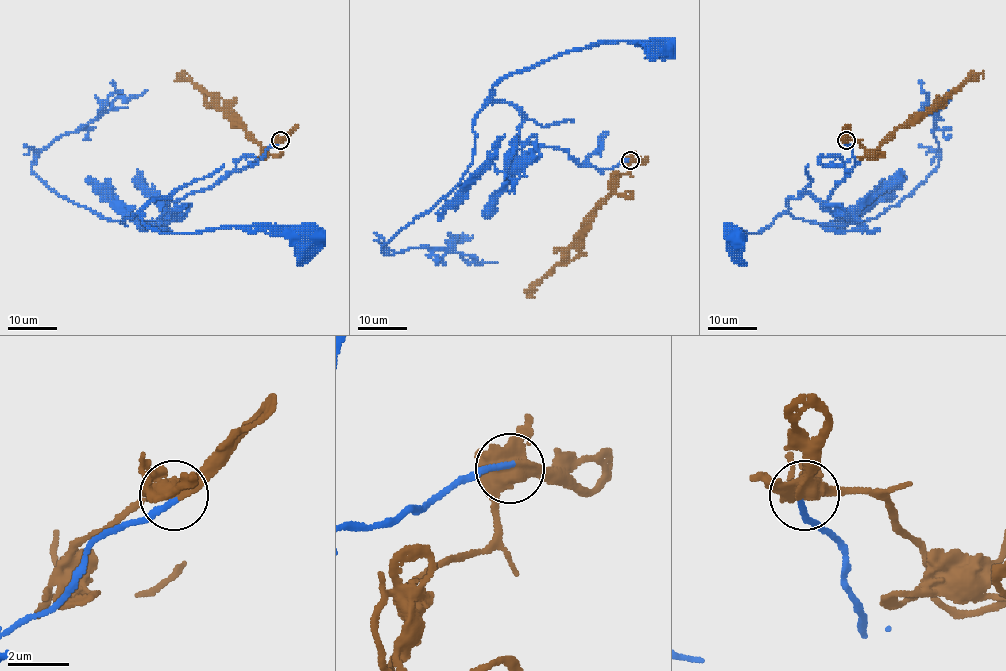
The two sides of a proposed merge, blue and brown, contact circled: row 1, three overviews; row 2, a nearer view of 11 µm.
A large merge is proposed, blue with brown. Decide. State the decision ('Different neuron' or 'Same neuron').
Same neuron

